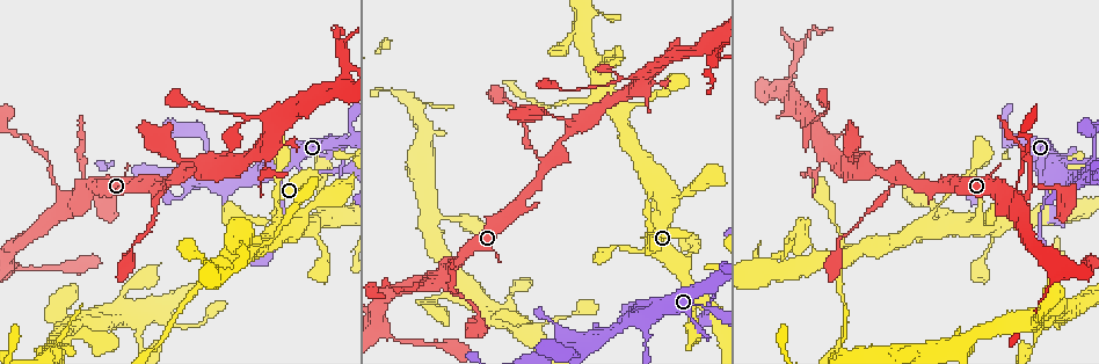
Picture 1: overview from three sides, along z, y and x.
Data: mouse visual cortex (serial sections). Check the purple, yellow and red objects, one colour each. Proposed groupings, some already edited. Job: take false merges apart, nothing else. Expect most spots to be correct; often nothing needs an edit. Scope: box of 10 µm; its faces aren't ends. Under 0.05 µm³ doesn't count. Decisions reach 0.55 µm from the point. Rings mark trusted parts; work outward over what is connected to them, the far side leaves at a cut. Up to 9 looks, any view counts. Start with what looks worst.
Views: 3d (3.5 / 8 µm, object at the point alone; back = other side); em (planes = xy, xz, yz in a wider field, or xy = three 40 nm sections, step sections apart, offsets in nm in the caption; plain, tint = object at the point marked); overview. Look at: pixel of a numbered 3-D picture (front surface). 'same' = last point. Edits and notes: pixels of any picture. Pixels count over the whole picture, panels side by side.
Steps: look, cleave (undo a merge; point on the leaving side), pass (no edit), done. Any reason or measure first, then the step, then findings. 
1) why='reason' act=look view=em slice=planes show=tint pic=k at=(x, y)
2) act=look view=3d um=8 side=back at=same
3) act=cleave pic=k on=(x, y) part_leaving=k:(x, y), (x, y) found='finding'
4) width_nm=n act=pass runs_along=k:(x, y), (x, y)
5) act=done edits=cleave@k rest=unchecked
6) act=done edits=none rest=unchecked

why='thick turns thin' act=look view=3d um=3.5 pic=1 at=(52, 181)

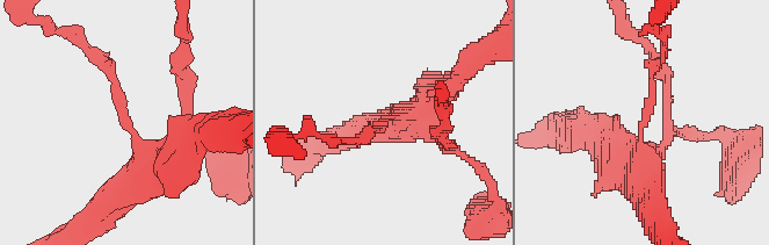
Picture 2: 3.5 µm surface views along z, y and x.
arm_widths_nm=100,450 act=look view=em slice=xy step=2 show=tint pic=2 at=(644, 127)

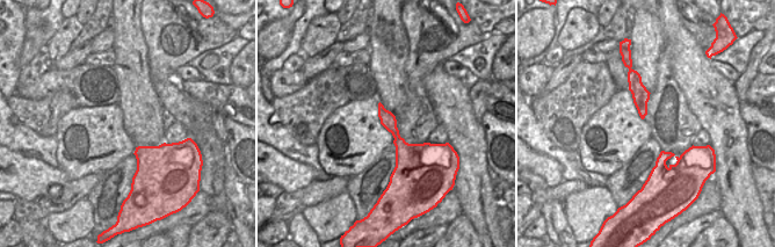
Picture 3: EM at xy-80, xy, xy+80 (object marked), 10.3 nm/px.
act=pass runs_along=2:(168, 168), (151, 175), (101, 60) found='one cell here'

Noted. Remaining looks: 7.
why='a narrow waist' act=look view=3d um=3.5 pic=1 at=(267, 221)

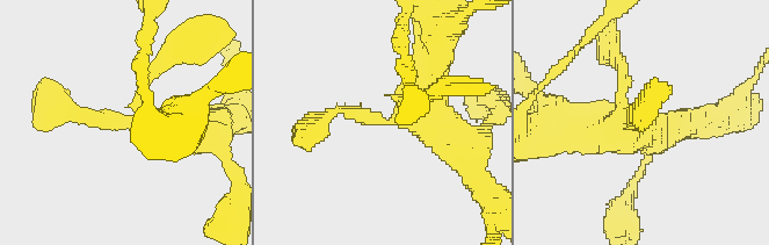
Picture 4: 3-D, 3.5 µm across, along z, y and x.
arms=4 arm_widths_nm=150,150,400,500 act=look view=em slice=xy step=2 show=tint pic=4 at=(390, 120)

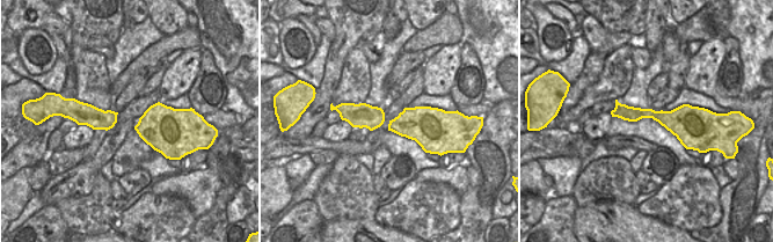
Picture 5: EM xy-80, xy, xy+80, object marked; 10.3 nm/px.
act=pass runs_along=4:(149, 77), (145, 123), (63, 106) found='one cell here'

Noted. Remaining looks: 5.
why='looks like a crossing' act=look view=3d um=3.5 pic=1 at=(649, 318)

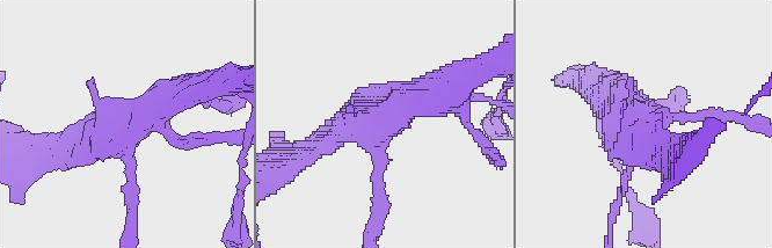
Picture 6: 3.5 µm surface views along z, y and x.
act=look view=em slice=planes show=tint pic=6 at=(384, 117)

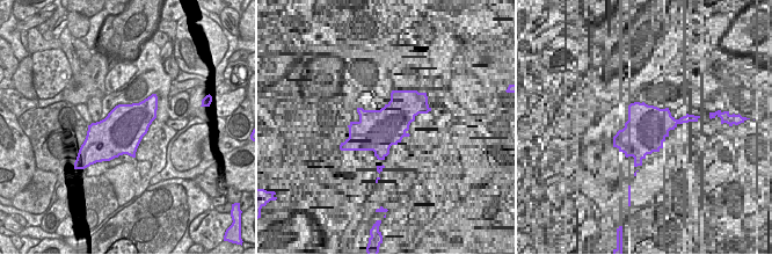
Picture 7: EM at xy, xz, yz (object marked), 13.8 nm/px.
act=pass runs_along=6:(184, 90), (106, 137), (59, 147) found='all the same cell'

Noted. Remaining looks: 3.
why='two arms in line, one across' act=look view=3d um=3.5 pic=1 at=(546, 162)

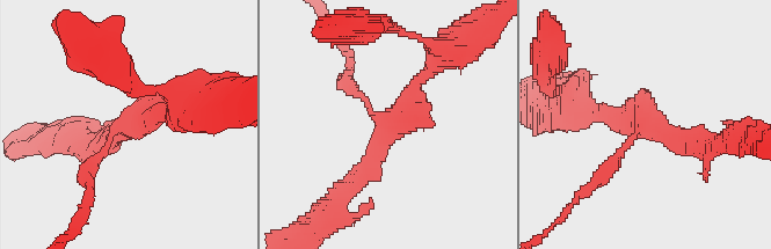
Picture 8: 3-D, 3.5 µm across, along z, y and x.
act=look view=em slice=xy step=1 show=tint pic=8 at=(133, 127)

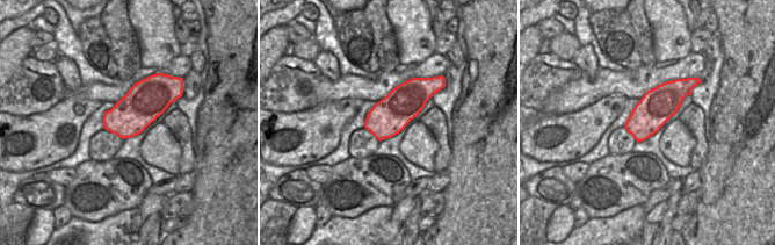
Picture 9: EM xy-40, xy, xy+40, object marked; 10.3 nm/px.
arms=3 arm_widths_nm=150,200,250 act=pass runs_along=8:(355, 183), (433, 65) found='one cell here'

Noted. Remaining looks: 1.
act=done edits=none rest=unchecked

